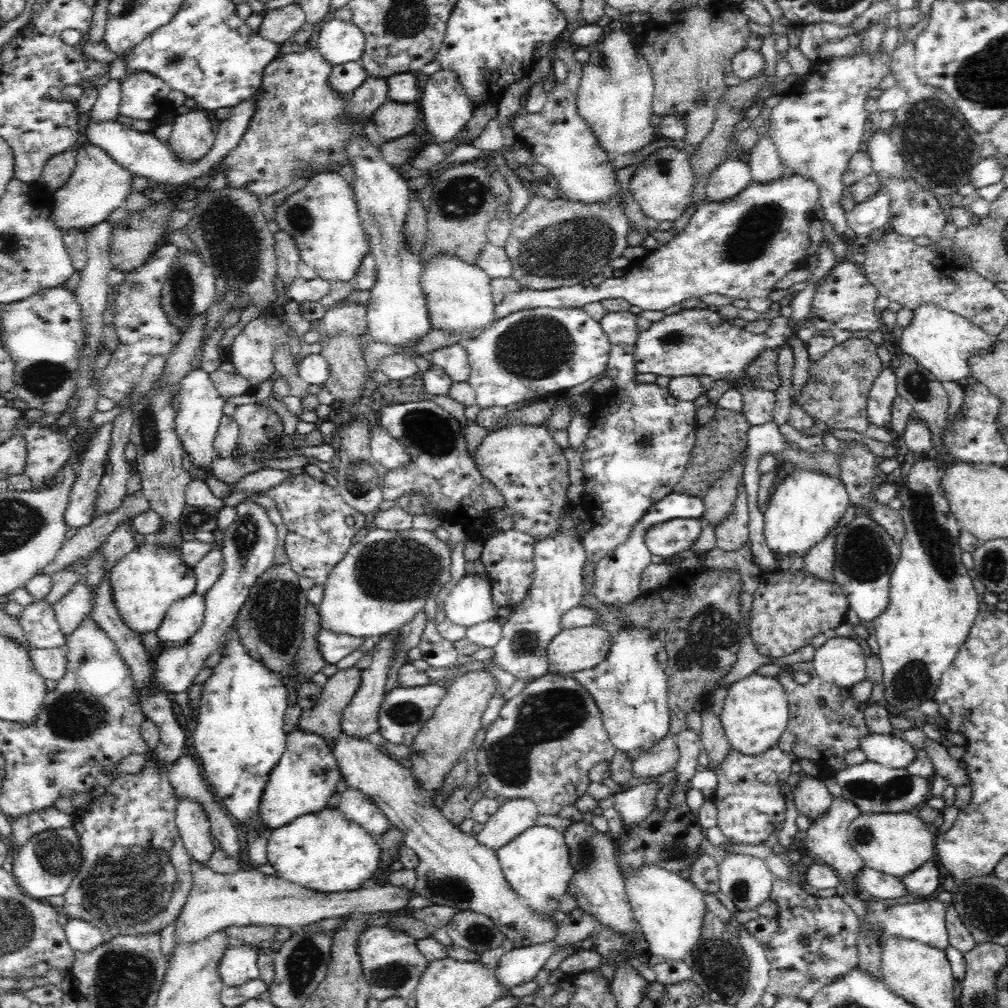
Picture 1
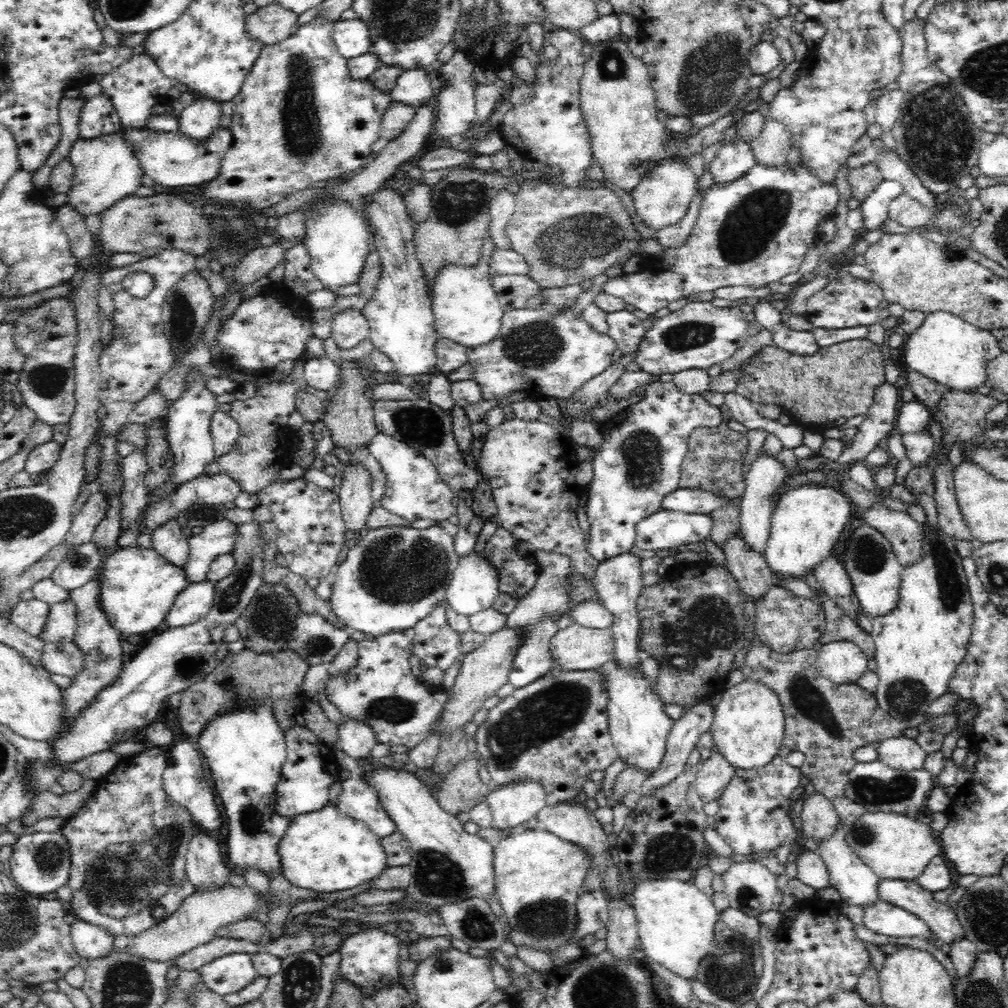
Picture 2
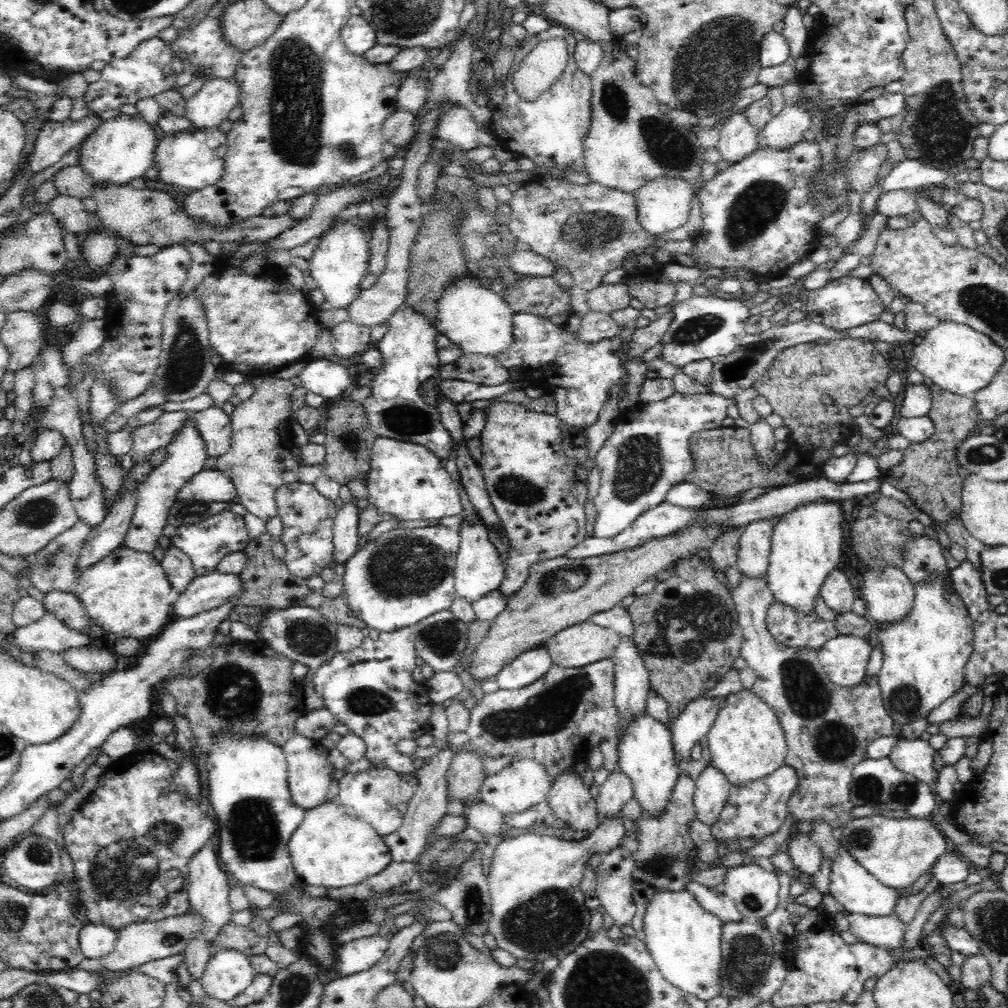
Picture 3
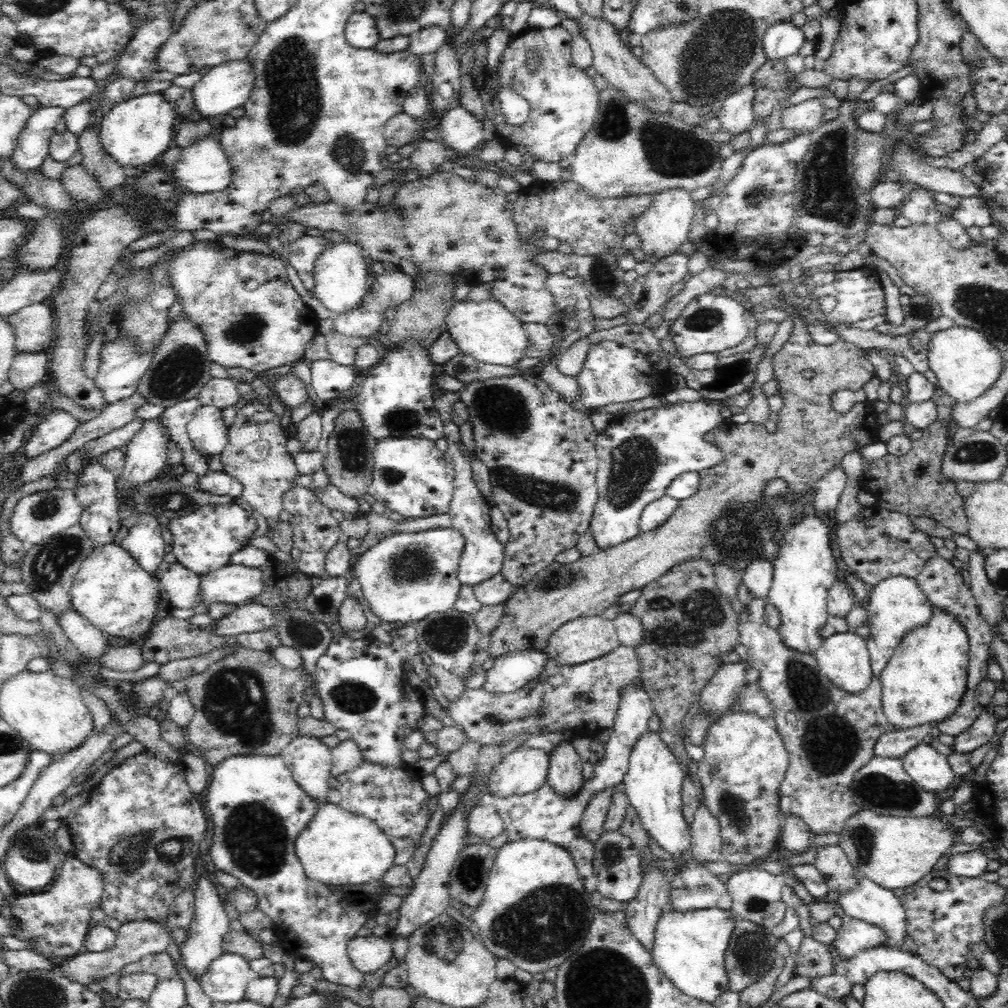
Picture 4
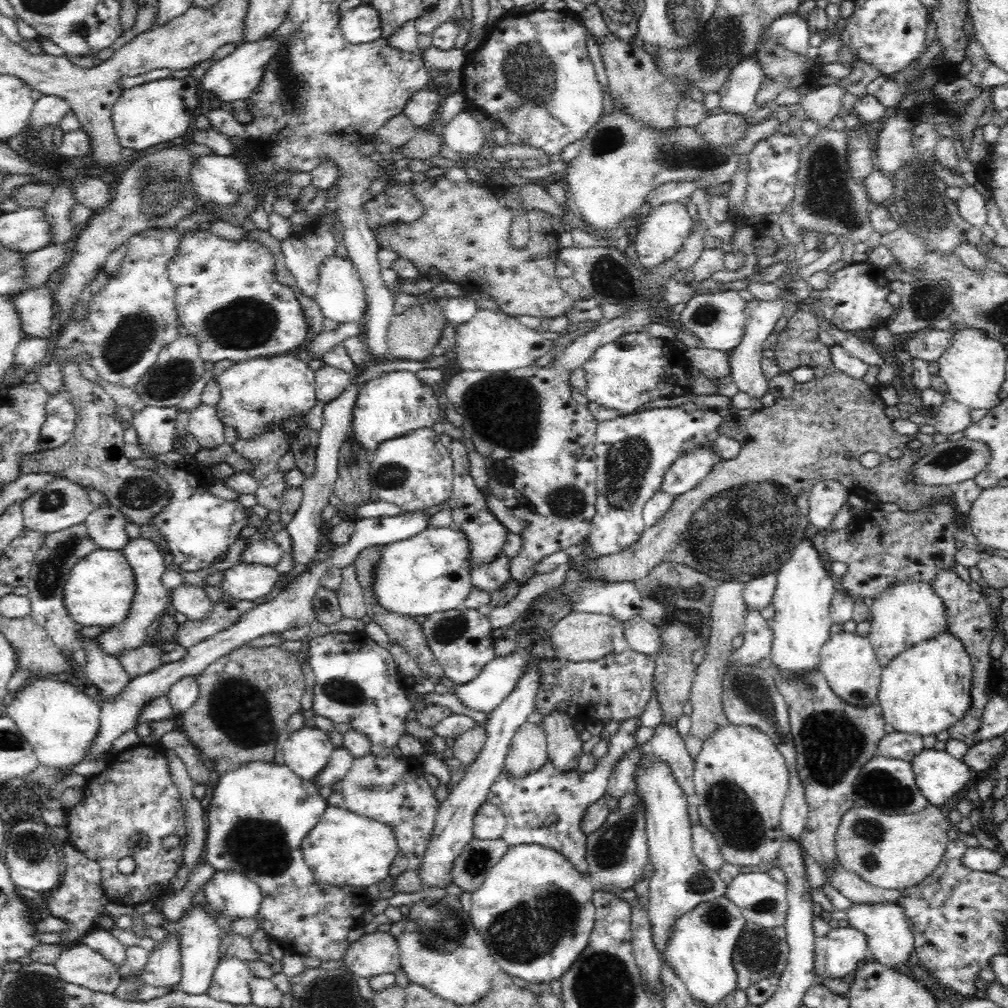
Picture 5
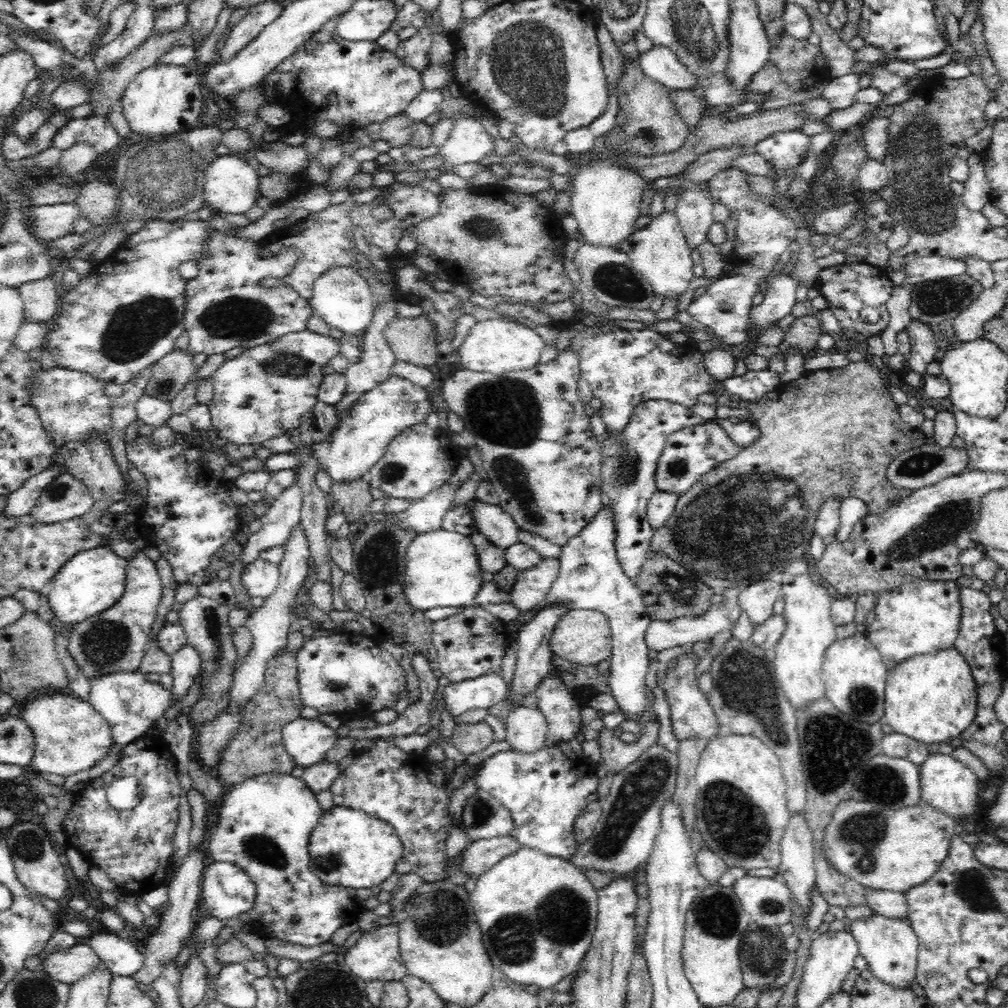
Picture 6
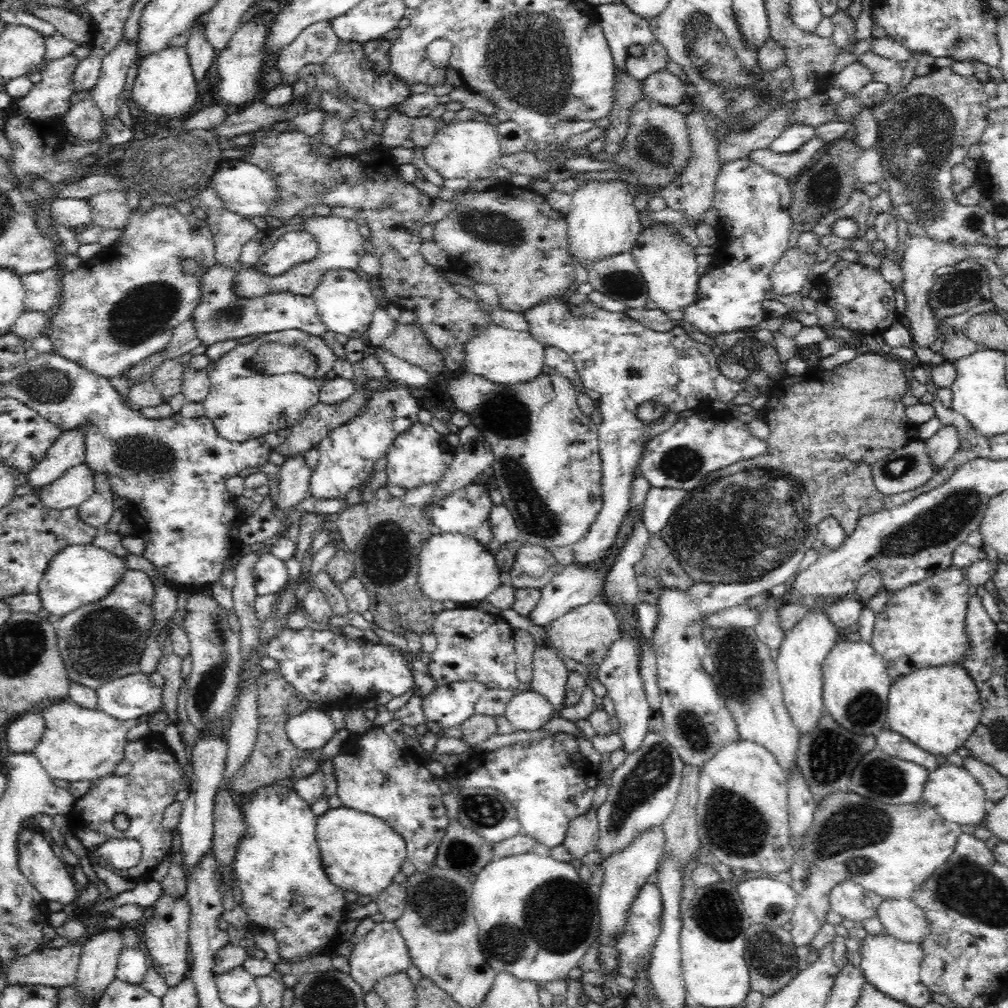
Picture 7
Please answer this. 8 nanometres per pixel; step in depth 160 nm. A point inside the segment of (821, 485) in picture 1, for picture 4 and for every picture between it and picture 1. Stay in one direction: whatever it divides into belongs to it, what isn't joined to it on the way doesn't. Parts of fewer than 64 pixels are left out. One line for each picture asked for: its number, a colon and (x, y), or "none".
2: (806, 523)
3: (806, 544)
4: (804, 569)

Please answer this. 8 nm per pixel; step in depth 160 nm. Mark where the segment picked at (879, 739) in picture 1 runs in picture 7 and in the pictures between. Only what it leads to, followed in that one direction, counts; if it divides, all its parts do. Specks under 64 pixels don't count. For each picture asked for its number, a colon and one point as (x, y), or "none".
2: (901, 753)
3: (914, 756)
4: (930, 769)
5: (939, 776)
6: (947, 785)
7: (953, 792)

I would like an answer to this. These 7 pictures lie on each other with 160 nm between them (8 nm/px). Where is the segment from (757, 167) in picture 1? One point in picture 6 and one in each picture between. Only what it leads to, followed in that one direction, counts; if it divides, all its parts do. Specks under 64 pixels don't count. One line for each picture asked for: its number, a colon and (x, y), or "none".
2: (771, 147)
3: (784, 130)
4: (804, 117)
5: (821, 105)
6: (840, 92)

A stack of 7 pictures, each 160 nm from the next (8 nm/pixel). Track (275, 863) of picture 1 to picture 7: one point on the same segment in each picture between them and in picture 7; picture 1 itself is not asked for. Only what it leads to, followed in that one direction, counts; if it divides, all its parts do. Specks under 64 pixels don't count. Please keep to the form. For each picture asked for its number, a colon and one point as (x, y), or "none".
2: (325, 851)
3: (329, 848)
4: (337, 847)
5: (343, 847)
6: (349, 848)
7: (361, 853)

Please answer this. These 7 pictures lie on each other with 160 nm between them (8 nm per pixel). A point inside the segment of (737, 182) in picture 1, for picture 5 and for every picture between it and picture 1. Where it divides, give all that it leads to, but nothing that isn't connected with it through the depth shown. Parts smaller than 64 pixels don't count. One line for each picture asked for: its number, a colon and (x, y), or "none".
2: (733, 160)
3: (738, 137)
4: (735, 113)
5: (737, 95)

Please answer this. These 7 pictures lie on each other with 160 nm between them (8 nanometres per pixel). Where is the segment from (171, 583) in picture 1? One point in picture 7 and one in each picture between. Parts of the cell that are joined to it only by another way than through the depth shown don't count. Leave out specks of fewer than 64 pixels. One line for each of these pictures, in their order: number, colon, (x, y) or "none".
2: (137, 586)
3: (127, 593)
4: (111, 590)
5: (99, 590)
6: (93, 580)
7: (77, 575)

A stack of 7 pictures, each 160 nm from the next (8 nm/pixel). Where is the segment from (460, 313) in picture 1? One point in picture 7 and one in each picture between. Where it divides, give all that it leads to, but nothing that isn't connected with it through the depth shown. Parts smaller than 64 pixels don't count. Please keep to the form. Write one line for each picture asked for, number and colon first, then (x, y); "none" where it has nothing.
2: (466, 308)
3: (479, 321)
4: (487, 332)
5: (492, 341)
6: (496, 346)
7: (507, 357)

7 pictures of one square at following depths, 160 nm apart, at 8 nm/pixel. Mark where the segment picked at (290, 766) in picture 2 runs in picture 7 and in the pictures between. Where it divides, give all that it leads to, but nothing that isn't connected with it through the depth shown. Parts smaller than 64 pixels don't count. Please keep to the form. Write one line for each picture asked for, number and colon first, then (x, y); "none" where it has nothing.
3: (309, 772)
4: (310, 761)
5: (307, 751)
6: (307, 741)
7: (311, 730)

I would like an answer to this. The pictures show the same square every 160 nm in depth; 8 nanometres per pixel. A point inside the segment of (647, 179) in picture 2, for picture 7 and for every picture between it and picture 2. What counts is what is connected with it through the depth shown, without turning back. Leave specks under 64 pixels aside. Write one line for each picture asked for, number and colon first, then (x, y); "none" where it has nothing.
3: (663, 204)
4: (664, 226)
5: (665, 229)
6: (659, 251)
7: (668, 263)

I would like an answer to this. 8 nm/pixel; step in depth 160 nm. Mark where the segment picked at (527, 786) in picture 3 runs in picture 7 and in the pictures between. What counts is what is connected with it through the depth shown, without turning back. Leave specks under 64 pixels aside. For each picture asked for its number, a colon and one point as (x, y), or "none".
4: (522, 771)
5: (527, 752)
6: (526, 729)
7: (528, 710)

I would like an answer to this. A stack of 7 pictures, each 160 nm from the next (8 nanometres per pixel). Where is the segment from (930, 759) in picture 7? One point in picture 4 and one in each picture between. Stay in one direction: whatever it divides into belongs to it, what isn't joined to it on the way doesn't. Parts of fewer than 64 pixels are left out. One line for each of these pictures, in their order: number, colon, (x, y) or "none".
4: (892, 744)
5: (904, 746)
6: (895, 745)

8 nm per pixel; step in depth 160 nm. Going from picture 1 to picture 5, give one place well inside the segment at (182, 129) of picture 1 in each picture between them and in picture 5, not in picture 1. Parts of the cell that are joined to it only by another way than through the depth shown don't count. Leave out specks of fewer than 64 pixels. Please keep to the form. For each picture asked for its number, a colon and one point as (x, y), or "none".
2: (200, 119)
3: (210, 105)
4: (228, 85)
5: (234, 77)

